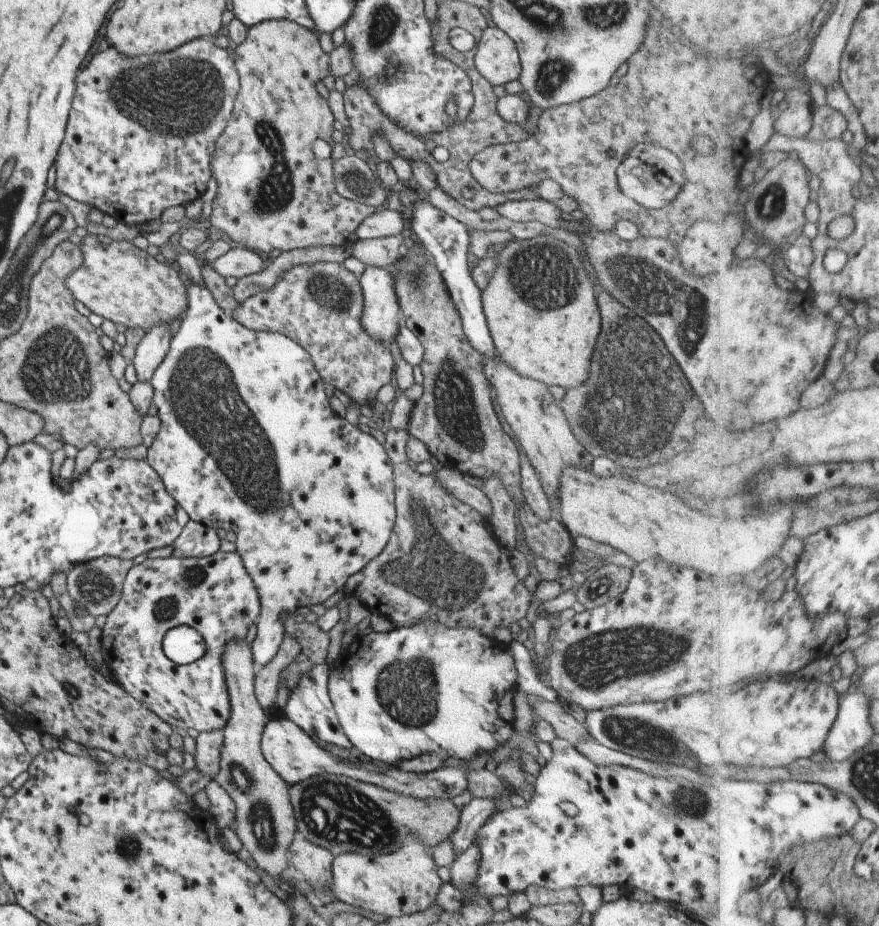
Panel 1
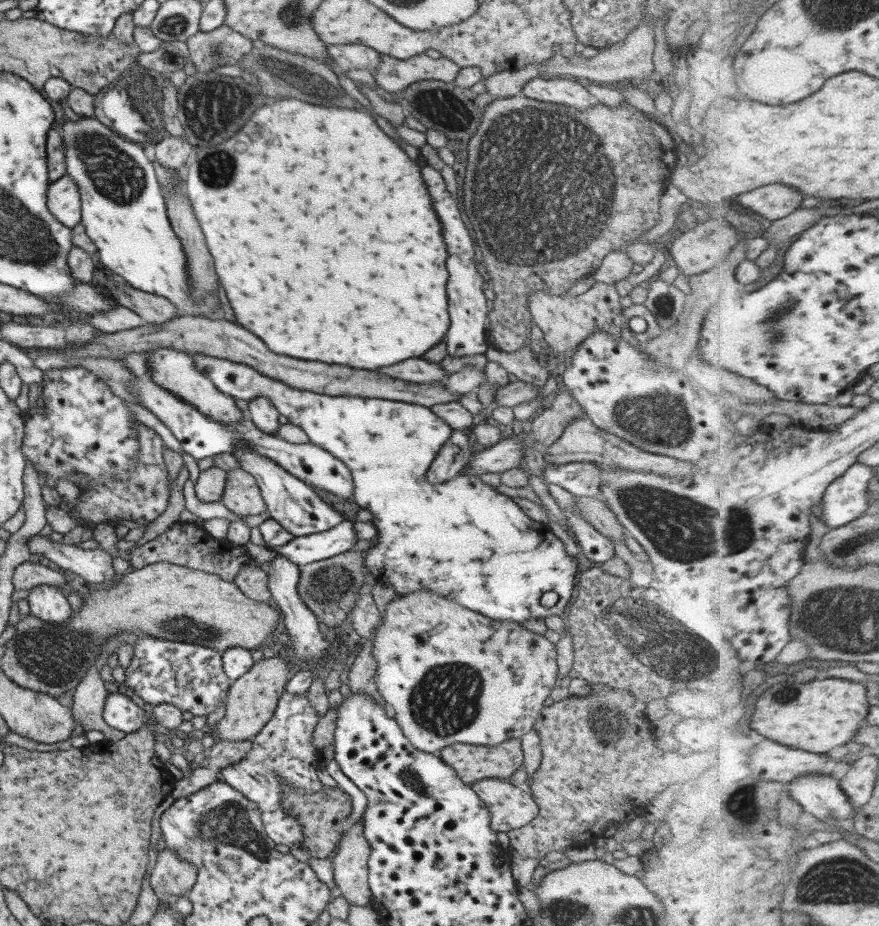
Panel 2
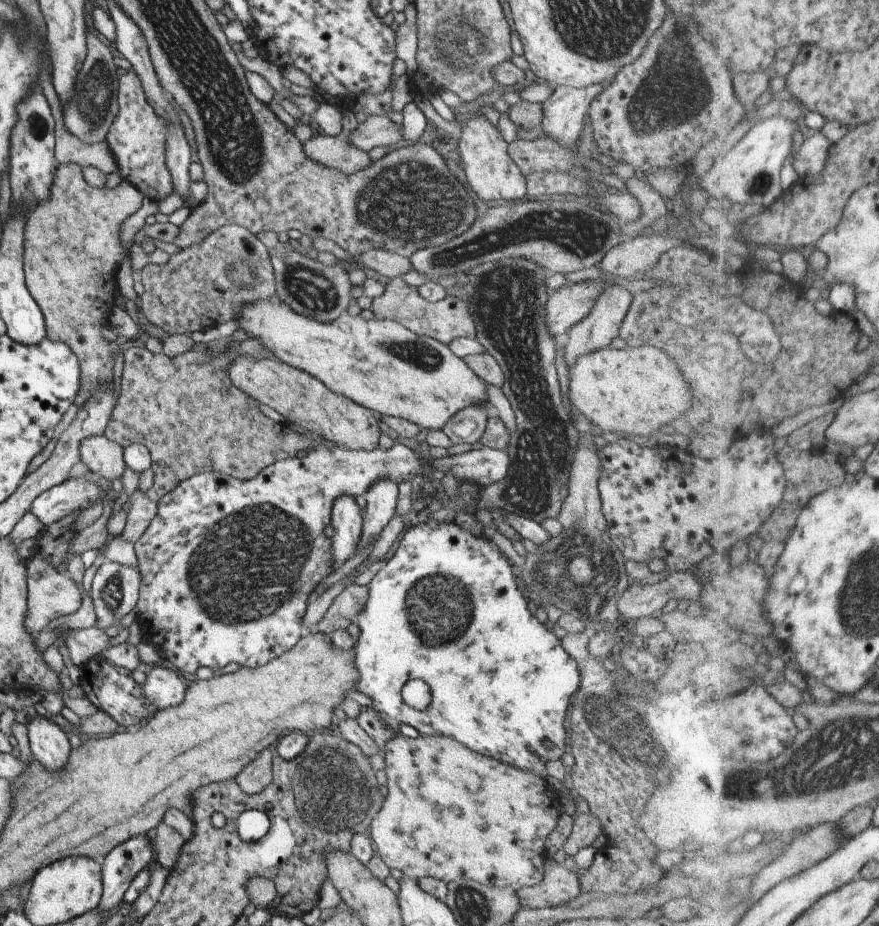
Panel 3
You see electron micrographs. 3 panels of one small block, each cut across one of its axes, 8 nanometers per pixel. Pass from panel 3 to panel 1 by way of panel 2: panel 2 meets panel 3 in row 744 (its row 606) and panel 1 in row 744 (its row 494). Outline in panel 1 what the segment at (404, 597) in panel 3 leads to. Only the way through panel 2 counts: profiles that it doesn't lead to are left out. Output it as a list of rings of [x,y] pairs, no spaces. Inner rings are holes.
[[[417,621],[412,625],[395,627],[393,630],[384,633],[375,631],[365,635],[357,635],[357,638],[349,644],[347,650],[341,651],[339,657],[329,667],[326,684],[329,698],[334,706],[334,711],[349,742],[364,754],[367,760],[383,762],[383,764],[396,766],[399,761],[407,760],[420,754],[435,753],[444,761],[445,758],[457,758],[457,760],[471,760],[481,751],[489,754],[498,746],[503,746],[513,732],[512,722],[514,721],[513,702],[511,698],[517,691],[516,668],[512,651],[507,643],[500,643],[494,638],[480,633],[476,628],[471,627],[446,627],[438,622]]]

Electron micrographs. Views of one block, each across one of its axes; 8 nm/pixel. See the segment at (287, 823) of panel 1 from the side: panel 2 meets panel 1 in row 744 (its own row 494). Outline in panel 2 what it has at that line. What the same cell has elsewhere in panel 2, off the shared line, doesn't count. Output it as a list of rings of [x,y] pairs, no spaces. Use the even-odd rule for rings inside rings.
[[[240,467],[226,471],[219,501],[237,516],[255,516],[266,511],[255,479]]]

